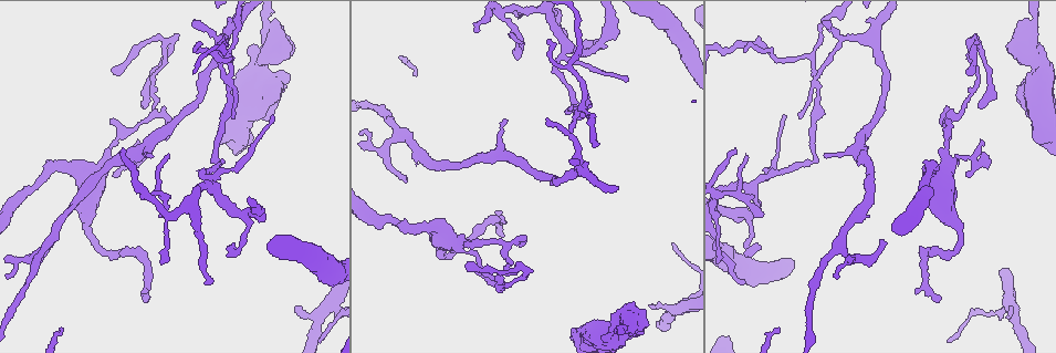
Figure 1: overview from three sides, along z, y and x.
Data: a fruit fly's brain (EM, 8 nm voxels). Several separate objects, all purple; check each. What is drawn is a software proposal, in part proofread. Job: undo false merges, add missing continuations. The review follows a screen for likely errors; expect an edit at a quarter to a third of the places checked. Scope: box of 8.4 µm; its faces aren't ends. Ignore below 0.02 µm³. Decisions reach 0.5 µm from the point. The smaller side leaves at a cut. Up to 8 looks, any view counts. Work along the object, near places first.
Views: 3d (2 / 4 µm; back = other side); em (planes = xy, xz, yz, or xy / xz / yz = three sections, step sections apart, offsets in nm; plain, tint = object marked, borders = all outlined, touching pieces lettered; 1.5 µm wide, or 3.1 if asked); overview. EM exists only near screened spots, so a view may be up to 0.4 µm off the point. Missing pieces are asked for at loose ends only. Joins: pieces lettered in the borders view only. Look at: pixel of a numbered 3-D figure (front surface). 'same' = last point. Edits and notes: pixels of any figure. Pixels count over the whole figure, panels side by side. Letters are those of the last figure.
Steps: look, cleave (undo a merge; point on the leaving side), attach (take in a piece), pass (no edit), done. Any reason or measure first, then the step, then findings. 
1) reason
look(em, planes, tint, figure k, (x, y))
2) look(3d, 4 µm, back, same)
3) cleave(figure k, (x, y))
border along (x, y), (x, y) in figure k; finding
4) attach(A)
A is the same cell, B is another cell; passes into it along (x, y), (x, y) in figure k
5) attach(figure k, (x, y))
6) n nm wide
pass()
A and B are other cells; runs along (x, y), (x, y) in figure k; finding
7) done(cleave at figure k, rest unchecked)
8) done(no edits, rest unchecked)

free end
look(em, planes, tint, figure 1, (298, 308))

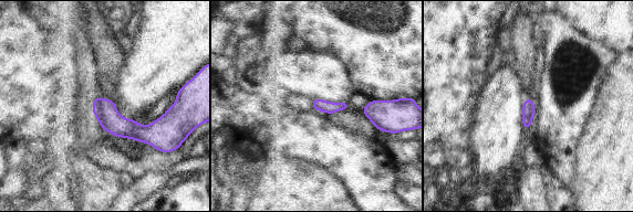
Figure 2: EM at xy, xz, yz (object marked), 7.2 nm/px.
what lies round it
look(em, planes, borders, same)

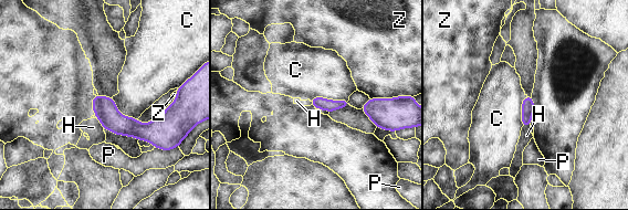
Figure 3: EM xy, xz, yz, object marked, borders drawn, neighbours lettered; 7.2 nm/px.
C touches over 280 nm
pass()
C, H, P and Z are other cells; runs along (94, 103), (135, 128), (170, 109) in figure 3; no lettered piece goes on from it

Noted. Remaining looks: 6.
sharp bend
look(em, planes, plain, figure 1, (155, 73))

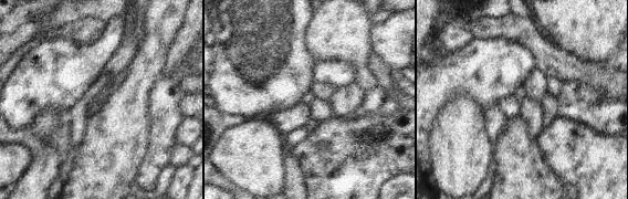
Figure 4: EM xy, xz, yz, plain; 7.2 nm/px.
with the object marked
look(em, planes, tint, same)

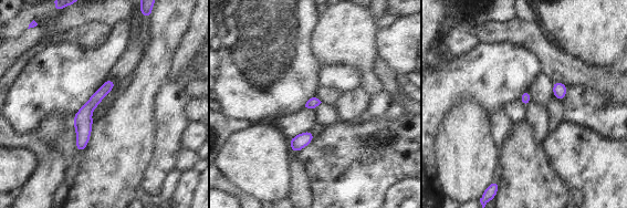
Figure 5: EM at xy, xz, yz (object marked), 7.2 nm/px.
what lies round it
look(em, planes, borders, same)

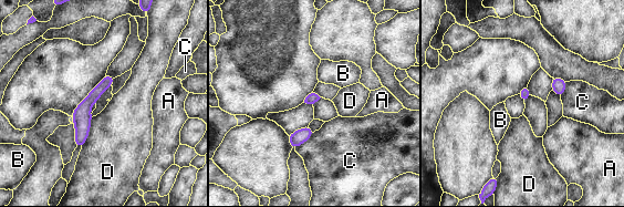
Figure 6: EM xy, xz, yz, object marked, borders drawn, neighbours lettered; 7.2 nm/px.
D touches over 240 nm
pass()
A, B, C and D are other cells; runs along (108, 78), (84, 106), (79, 144) in figure 6; one cell here

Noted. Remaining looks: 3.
thick turns thin
look(em, xz, step 4, borders, figure 1, (1033, 55))

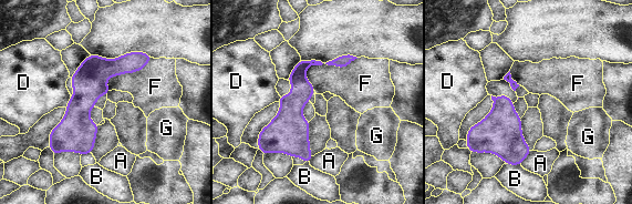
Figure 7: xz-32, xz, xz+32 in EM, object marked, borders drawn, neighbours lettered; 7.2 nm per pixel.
pass()
A, B, D, F and G are other cells; border along (71, 97), (65, 106) in figure 7; continuous, no second cell

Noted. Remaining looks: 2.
done(no edits, rest unchecked)

